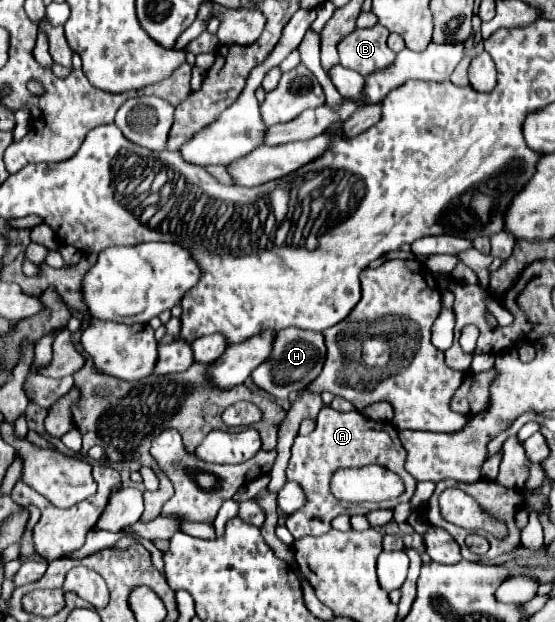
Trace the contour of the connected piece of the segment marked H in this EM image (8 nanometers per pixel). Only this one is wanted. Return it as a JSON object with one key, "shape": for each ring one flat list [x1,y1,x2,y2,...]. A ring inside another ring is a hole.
{"shape":[[288,327,276,333,276,343,272,345,272,355,260,367,252,371,254,383,268,391,274,397,288,397,292,391,308,387,322,371,326,359,326,345,324,335,316,331,304,331,296,327]]}

